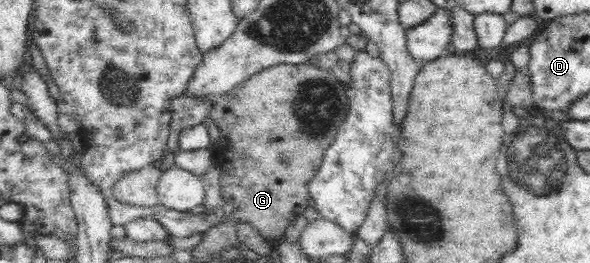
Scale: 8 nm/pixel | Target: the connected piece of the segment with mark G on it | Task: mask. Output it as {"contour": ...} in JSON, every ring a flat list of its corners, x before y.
{"contour":[[279,63,264,68,261,72,249,76,239,86,235,86,231,91,219,95,212,100,212,107,209,107,208,117,214,121,220,130,220,137,213,148,213,159,215,164,221,169,220,184,222,189,222,199,224,202,233,204,233,216,237,216,239,221,251,225,265,241,281,238,287,226,295,219,302,215,308,206,309,189,307,185,313,179,313,175,317,174,325,149,333,142,336,133,336,124,345,116,347,108,347,99,344,91,344,83,335,78,330,72,321,70,316,66,303,64,287,64]]}

